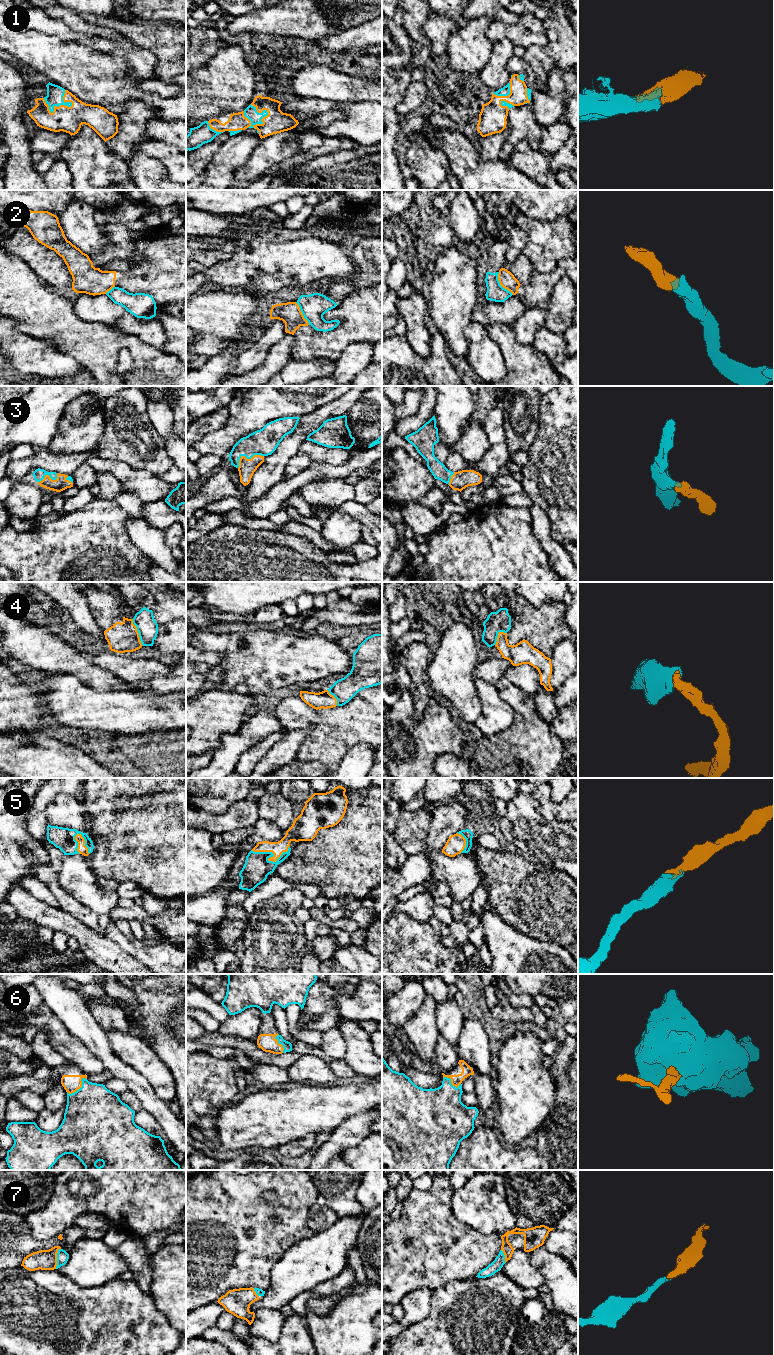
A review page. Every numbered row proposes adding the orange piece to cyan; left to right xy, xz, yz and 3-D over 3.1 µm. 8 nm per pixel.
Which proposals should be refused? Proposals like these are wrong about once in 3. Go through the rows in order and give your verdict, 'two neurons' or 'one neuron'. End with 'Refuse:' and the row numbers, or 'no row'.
1: one neuron
2: two neurons
3: one neuron
4: two neurons
5: one neuron
6: one neuron
7: one neuron
Refuse: 2, 4

